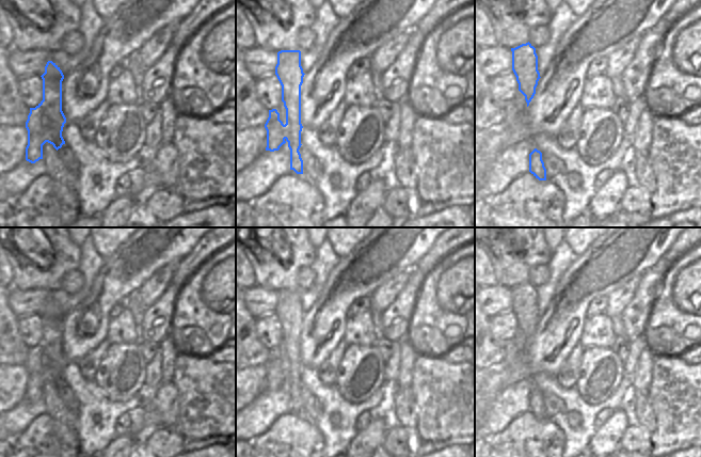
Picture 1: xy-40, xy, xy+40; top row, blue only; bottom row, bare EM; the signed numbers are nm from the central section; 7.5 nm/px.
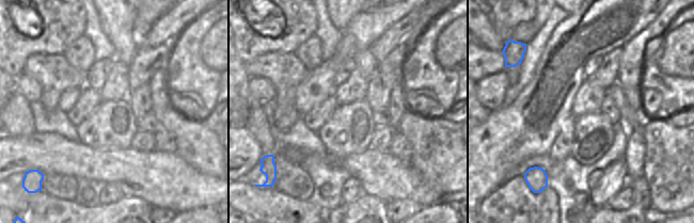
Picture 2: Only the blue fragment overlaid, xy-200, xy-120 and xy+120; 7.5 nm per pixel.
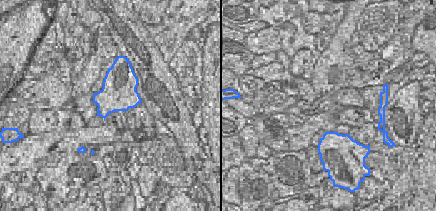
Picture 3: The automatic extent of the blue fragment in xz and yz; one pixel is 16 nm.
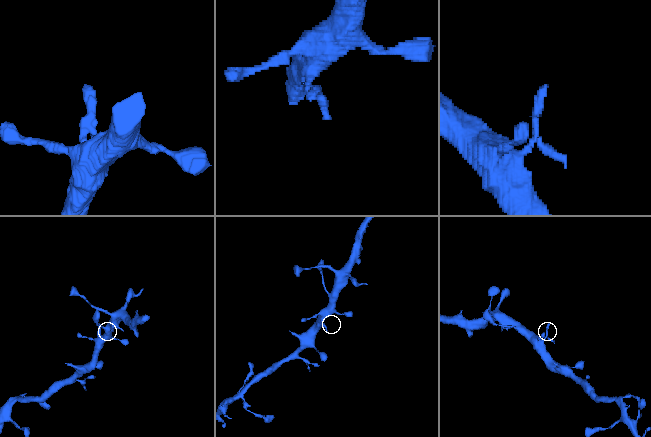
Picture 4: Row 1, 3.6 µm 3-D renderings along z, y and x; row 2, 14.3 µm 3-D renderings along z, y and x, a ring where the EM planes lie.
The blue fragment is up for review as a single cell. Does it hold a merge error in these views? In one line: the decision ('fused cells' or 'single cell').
single cell

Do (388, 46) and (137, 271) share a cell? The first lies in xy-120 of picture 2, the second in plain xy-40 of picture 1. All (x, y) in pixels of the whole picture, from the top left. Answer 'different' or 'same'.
different

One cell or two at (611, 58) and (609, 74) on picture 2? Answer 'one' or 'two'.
one

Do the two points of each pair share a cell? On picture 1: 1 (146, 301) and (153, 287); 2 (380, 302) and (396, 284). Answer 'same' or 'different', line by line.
1: same
2: same

